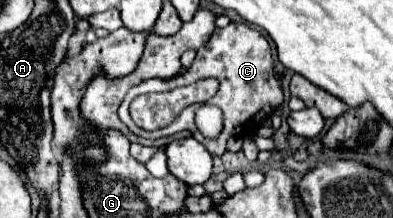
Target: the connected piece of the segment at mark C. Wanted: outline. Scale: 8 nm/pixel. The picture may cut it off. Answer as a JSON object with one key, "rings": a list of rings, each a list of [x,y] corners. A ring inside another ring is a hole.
{"rings":[[[230,22],[226,28],[216,28],[214,34],[210,36],[208,44],[202,46],[196,54],[196,60],[194,64],[182,72],[180,76],[174,76],[170,80],[146,80],[138,86],[134,86],[126,98],[122,100],[120,104],[120,120],[138,136],[142,138],[160,138],[160,136],[172,136],[180,130],[190,130],[192,136],[196,136],[198,142],[202,142],[206,146],[206,150],[210,154],[218,154],[222,156],[226,152],[226,140],[232,138],[232,136],[244,136],[252,130],[256,130],[262,120],[266,120],[278,106],[282,104],[282,88],[280,88],[280,82],[276,78],[276,74],[272,72],[272,54],[270,54],[270,44],[268,40],[256,30],[256,28],[250,28],[246,24],[236,24],[236,22]],[[204,78],[216,78],[220,82],[220,88],[216,92],[214,98],[210,98],[206,104],[214,104],[222,110],[224,114],[224,124],[226,128],[222,130],[222,134],[216,138],[216,140],[208,140],[204,138],[196,124],[194,124],[194,112],[198,106],[188,106],[170,126],[166,128],[160,128],[160,130],[144,130],[144,128],[138,128],[134,124],[134,120],[130,118],[130,102],[140,96],[140,94],[148,94],[148,92],[168,92],[168,90],[174,90],[174,88],[180,88],[180,86],[188,86],[196,80],[204,80]],[[244,126],[244,132],[238,132],[240,128]]]}

